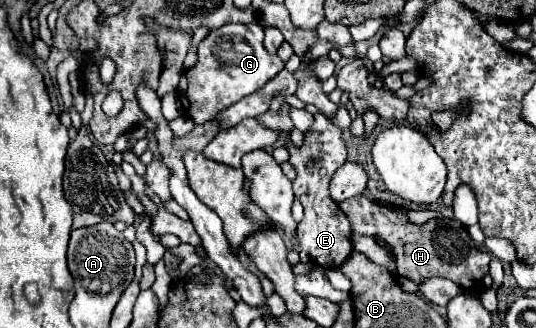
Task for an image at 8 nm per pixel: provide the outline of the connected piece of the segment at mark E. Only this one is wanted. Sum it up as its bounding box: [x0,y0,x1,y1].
[284,113,352,269]

